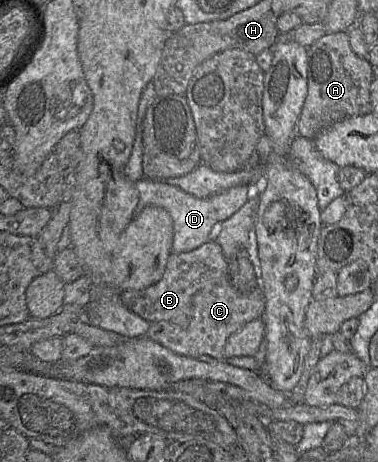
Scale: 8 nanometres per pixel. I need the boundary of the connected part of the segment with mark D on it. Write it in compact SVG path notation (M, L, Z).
M142 179L136 182L139 202L135 216L147 206L158 206L165 209L173 220L173 253L190 252L214 237L215 229L226 219L236 213L252 196L252 186L240 185L207 198L197 198L182 189L164 181Z

